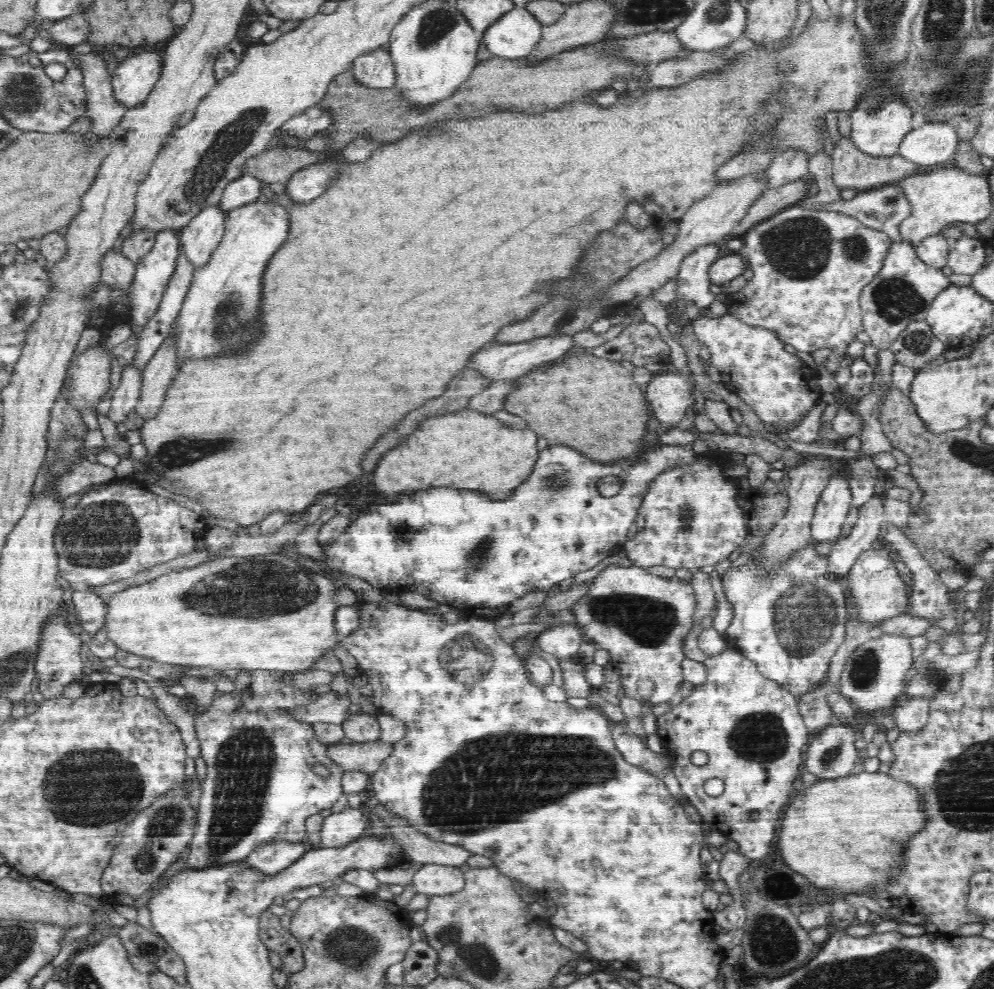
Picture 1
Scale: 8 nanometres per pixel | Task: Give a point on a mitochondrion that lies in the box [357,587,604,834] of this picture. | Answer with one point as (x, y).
(460, 658)

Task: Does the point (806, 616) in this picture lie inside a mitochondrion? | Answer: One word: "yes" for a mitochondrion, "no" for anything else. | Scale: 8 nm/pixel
yes

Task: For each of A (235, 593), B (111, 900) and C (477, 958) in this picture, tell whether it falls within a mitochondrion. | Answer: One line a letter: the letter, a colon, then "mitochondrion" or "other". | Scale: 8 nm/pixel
A: mitochondrion
B: other
C: mitochondrion

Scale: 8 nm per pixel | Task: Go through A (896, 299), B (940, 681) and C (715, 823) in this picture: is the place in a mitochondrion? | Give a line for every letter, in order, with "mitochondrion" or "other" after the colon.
A: mitochondrion
B: other
C: other

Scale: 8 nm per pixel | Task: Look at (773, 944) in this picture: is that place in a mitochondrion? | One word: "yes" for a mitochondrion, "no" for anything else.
yes

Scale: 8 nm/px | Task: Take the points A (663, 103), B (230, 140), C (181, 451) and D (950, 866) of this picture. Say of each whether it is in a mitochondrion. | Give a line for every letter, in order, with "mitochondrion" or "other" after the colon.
A: other
B: mitochondrion
C: mitochondrion
D: other

